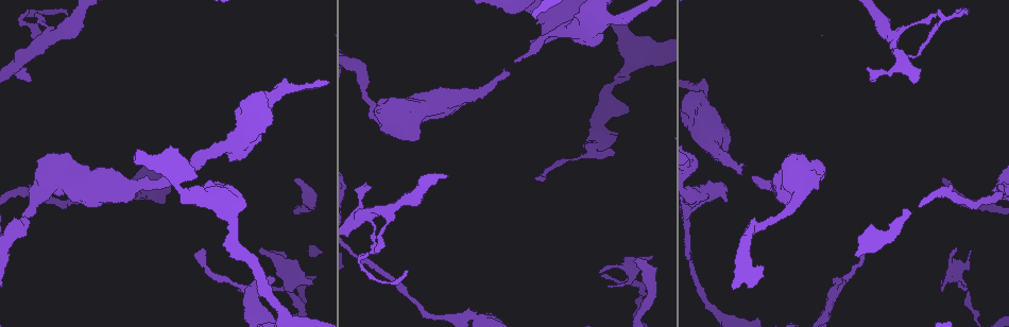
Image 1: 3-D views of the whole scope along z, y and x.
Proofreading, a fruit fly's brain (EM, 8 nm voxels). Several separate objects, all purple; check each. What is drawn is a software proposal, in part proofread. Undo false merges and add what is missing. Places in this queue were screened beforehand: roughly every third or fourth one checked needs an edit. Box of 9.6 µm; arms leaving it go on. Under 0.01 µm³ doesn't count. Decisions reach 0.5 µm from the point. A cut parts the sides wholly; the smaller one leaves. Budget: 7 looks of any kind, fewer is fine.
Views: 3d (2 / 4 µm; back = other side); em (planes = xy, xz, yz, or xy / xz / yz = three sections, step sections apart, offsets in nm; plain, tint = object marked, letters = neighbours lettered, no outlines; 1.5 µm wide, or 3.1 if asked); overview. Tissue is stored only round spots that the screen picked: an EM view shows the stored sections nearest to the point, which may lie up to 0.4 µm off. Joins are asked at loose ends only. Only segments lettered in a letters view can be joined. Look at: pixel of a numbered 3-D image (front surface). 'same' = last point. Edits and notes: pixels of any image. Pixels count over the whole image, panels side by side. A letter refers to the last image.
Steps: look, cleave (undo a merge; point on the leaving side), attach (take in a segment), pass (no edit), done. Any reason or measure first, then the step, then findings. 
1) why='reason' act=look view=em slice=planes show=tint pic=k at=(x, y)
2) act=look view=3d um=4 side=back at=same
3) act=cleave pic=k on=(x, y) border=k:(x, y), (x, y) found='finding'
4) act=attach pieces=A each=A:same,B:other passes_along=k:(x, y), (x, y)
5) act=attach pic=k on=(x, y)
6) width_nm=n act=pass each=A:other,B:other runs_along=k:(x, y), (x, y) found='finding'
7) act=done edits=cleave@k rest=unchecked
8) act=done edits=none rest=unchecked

why='sudden change in width' act=look view=em slice=planes show=tint pic=1 at=(471, 316)

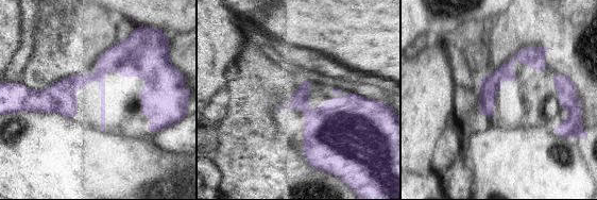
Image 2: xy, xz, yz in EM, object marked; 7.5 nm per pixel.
why='see the neighbours' act=look view=em slice=planes show=letters at=same

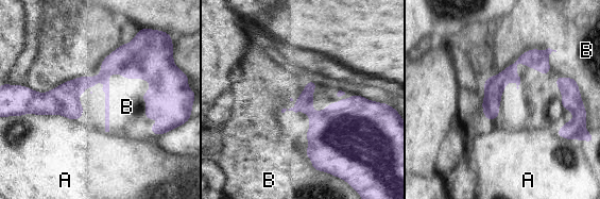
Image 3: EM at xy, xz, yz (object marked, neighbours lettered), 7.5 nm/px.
width_nm=150 act=pass each=A:other,B:other border=3:(555, 49), (492, 120) found='continuous, no second neuron'

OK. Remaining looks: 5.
why='free end' act=look view=em slice=planes show=letters pic=1 at=(945, 178)

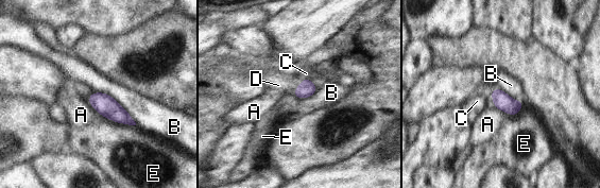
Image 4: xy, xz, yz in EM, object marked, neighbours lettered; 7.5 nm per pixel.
width_nm=130 act=attach pieces=D each=A:other,B:other,C:other,D:same,E:other passes_along=4:(306, 89), (298, 85), (286, 82) found='it goes on there'

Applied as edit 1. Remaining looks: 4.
act=look view=overview

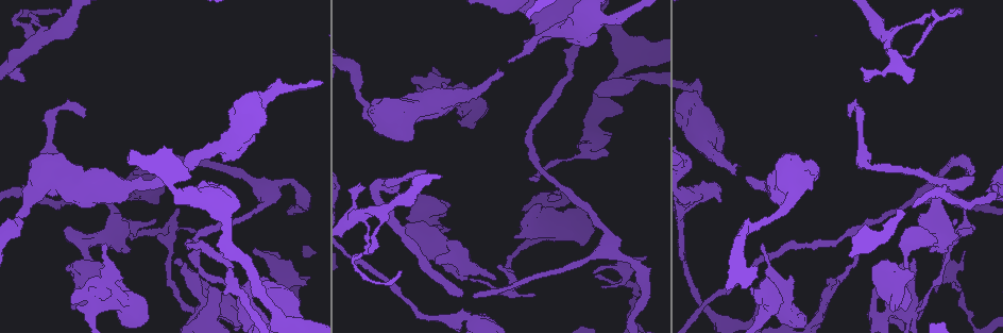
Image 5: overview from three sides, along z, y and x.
why='thick end' act=look view=em slice=planes show=letters pic=5 at=(121, 317)

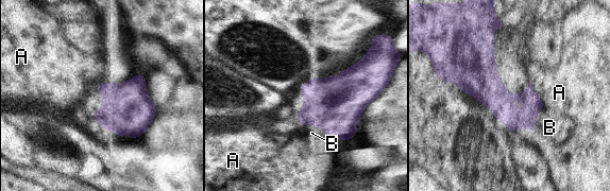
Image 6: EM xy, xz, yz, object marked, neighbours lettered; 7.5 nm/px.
longest_contact=A:240nm act=attach pieces=B each=A:other,B:same found='it goes on there'

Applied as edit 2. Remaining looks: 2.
act=done edits=attach@4,attach@6 rest=unchecked

